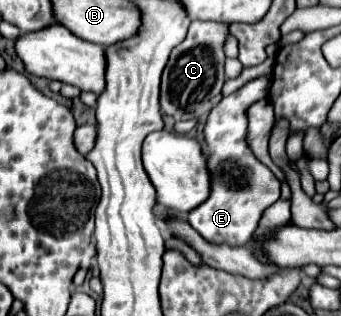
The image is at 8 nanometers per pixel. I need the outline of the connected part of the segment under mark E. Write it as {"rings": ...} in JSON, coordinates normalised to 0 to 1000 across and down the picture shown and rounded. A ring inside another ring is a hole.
{"rings":[[[760,241],[730,253],[713,278],[654,310],[613,361],[601,392],[601,443],[613,481],[613,544],[625,563],[625,620],[601,633],[578,665],[560,665],[548,703],[613,766],[613,772],[718,772],[736,759],[771,671],[818,633],[818,570],[812,557],[765,519],[718,456],[724,373],[718,348],[789,297],[795,247]]]}

